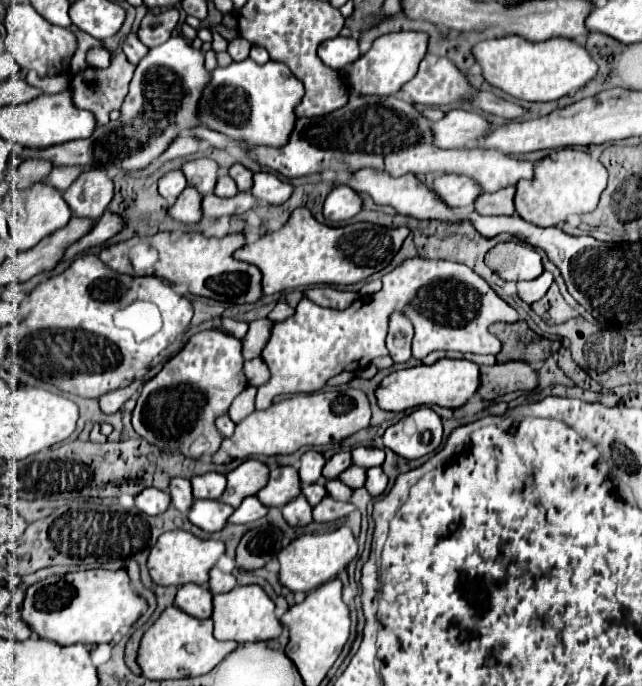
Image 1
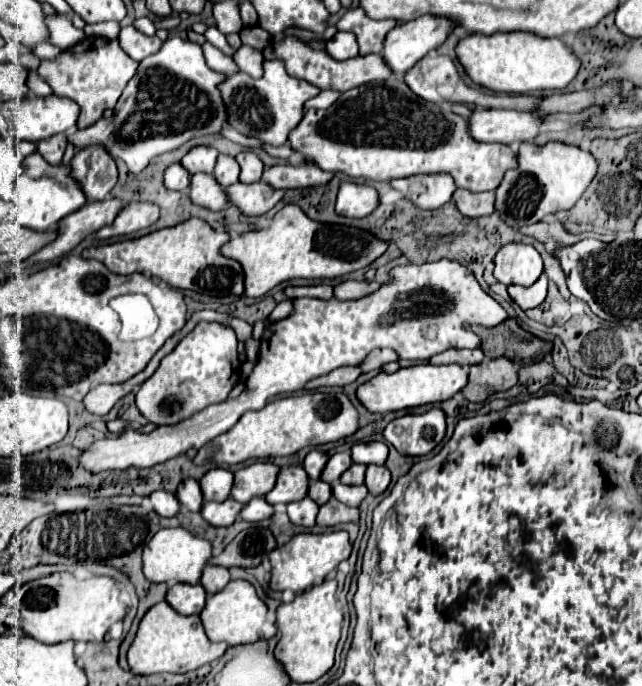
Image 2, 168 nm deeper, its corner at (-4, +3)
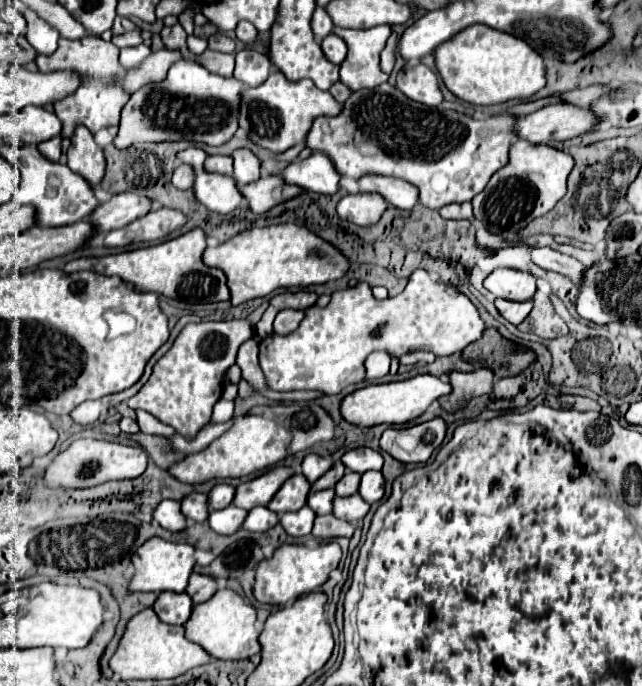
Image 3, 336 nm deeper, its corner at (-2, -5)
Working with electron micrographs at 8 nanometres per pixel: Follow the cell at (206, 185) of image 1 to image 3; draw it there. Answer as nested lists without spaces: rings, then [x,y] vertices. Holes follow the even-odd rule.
[[[188,148],[188,150],[178,152],[178,162],[180,164],[190,164],[194,168],[194,172],[204,170],[206,158],[208,158],[208,154],[204,150],[200,150],[200,148]]]

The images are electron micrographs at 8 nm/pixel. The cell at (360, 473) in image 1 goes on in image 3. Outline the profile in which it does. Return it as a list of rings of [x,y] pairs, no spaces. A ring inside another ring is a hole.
[[[348,470],[334,490],[336,490],[336,496],[352,496],[358,492],[358,486],[360,486],[360,474]]]

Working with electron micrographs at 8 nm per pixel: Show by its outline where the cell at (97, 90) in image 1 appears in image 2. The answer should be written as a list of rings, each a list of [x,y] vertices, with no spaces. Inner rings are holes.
[[[84,38],[80,44],[62,50],[54,60],[42,60],[40,68],[36,70],[52,88],[56,96],[70,98],[80,106],[80,116],[76,128],[88,128],[96,120],[102,118],[104,110],[114,108],[124,86],[134,76],[138,62],[134,62],[118,44],[118,40],[108,38]]]

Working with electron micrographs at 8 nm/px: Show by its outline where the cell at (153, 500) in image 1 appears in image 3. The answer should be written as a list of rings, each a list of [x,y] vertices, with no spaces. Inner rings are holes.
[[[162,500],[154,510],[154,520],[170,532],[180,532],[186,528],[186,518],[182,516],[180,502],[176,500]]]

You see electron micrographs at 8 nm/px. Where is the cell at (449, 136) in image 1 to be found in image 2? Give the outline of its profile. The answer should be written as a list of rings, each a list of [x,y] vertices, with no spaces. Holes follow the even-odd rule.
[[[474,110],[468,118],[470,132],[478,142],[532,142],[538,136],[542,124],[540,112],[518,112],[518,110]]]

